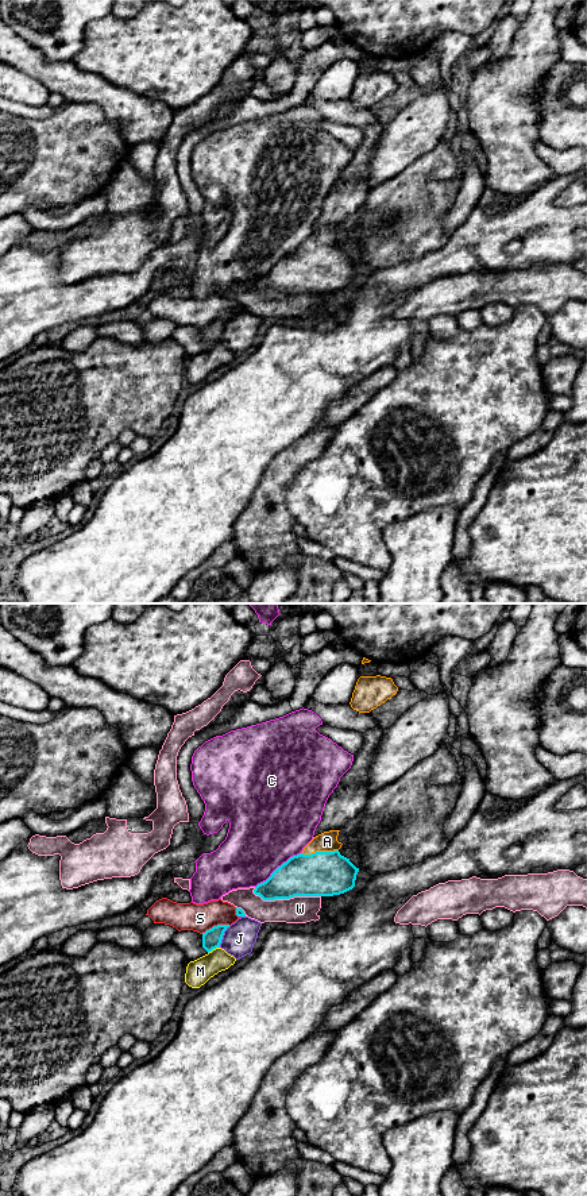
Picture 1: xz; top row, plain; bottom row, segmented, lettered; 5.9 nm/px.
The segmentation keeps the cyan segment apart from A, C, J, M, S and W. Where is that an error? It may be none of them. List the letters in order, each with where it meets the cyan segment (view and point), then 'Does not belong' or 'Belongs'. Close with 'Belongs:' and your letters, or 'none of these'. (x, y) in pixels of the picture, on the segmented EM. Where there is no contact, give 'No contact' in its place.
A: Touches cyan at xz (320, 852). Belongs
C: Touches cyan at xz (278, 867). Does not belong
J: Touches cyan at xz (221, 937). Does not belong
M: Touches cyan at xz (213, 948). Does not belong
S: Touches cyan at xz (215, 926). Does not belong
W: Touches cyan at xz (286, 898). Does not belong
Belongs: A

